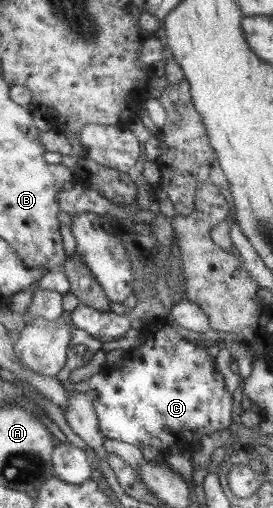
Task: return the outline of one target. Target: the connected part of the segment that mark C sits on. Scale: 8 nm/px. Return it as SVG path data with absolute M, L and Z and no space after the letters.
M164 318L145 320L139 330L144 343L130 349L124 368L98 371L78 382L70 379L70 372L88 365L83 355L74 355L73 347L100 344L100 340L82 329L71 332L65 363L56 379L66 392L88 391L94 395L93 409L100 434L134 445L139 450L154 446L162 451L171 446L189 446L209 432L227 429L232 422L227 415L231 395L225 390L222 375L206 349L176 333Z

